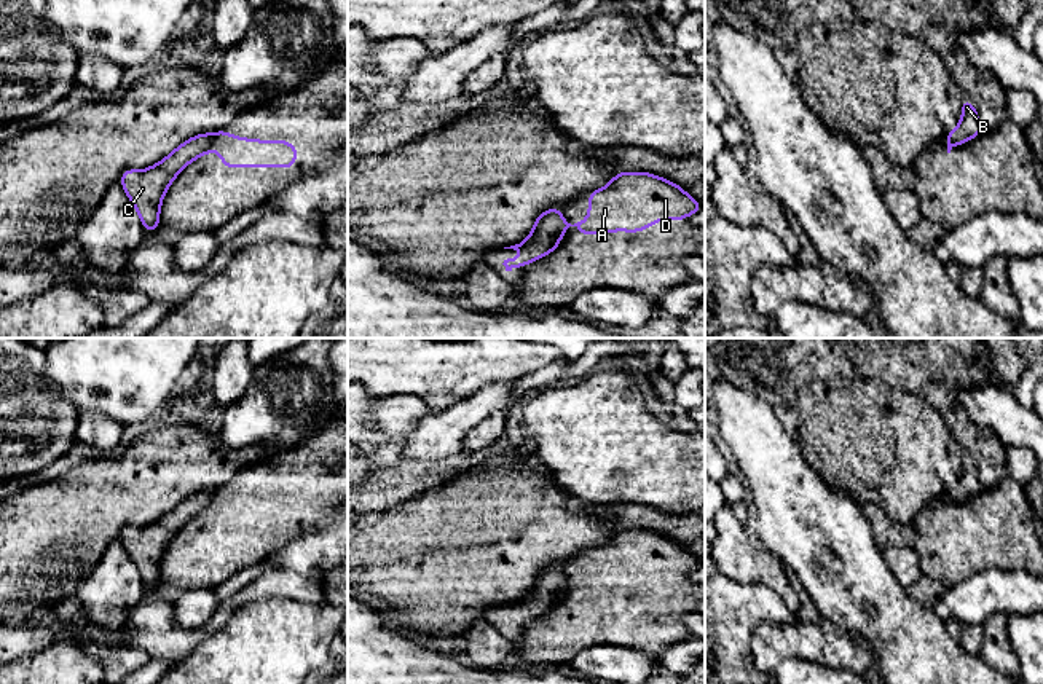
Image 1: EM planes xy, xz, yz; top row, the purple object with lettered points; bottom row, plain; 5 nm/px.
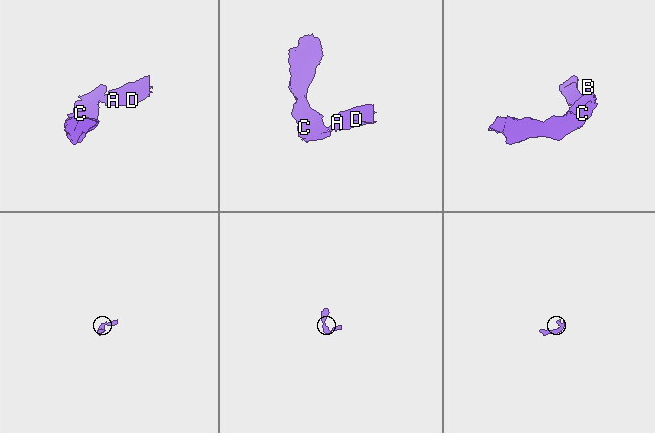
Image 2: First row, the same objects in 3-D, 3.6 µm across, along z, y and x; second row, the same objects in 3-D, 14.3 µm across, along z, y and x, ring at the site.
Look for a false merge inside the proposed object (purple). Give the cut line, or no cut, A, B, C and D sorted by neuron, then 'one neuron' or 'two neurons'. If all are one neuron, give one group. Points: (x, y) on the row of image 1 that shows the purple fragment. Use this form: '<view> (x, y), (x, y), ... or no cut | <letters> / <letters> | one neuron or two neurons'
xy (214, 134), (209, 145), (196, 157) | A D / B C | two neurons

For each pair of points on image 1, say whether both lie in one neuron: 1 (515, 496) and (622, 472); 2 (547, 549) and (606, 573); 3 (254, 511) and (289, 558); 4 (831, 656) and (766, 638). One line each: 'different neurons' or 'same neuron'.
1: different neurons
2: different neurons
3: different neurons
4: same neuron

